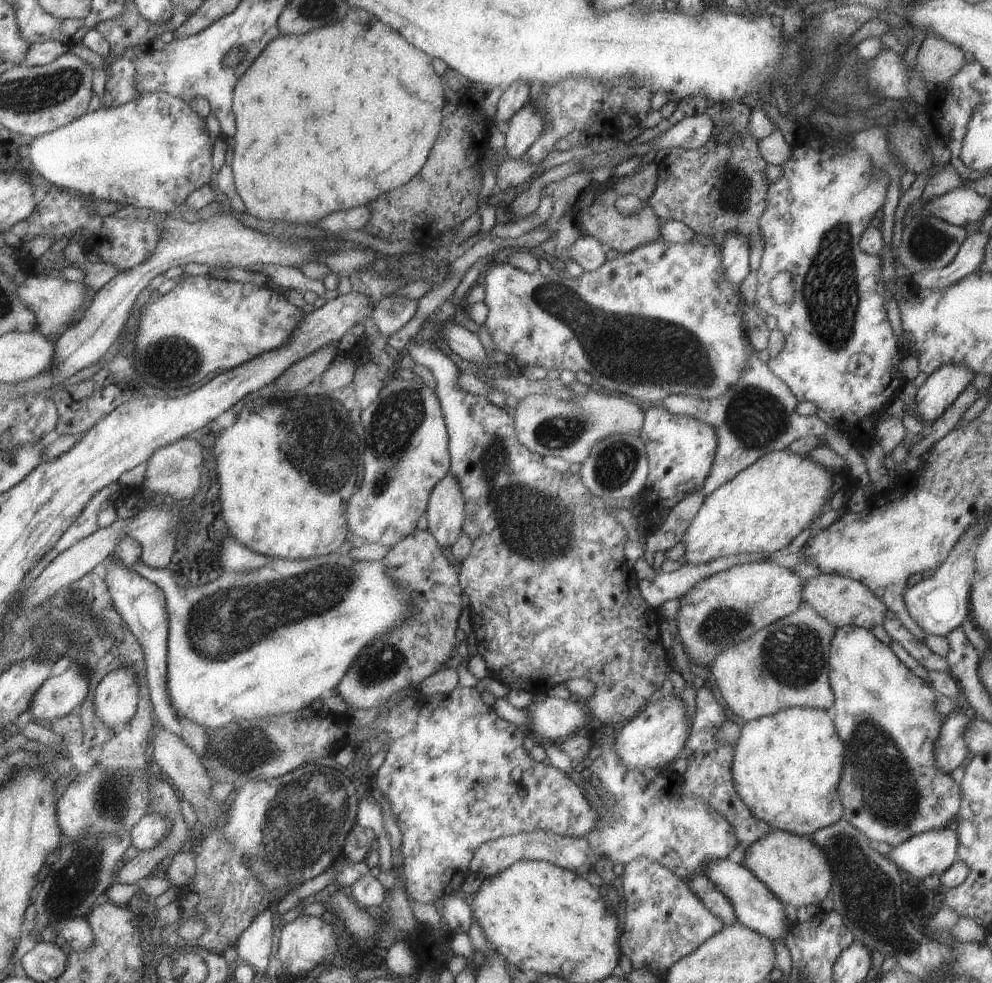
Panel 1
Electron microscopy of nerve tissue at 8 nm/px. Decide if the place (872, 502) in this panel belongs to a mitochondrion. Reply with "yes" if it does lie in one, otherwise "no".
no

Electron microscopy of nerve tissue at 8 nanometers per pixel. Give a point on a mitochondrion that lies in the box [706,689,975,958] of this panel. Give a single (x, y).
(865, 891)

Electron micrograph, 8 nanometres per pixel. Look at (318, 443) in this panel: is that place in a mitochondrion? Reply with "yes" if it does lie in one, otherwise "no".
yes

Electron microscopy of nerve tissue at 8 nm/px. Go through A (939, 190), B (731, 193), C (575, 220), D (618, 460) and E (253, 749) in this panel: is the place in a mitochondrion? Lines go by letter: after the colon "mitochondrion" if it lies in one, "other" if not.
A: other
B: mitochondrion
C: other
D: mitochondrion
E: mitochondrion

